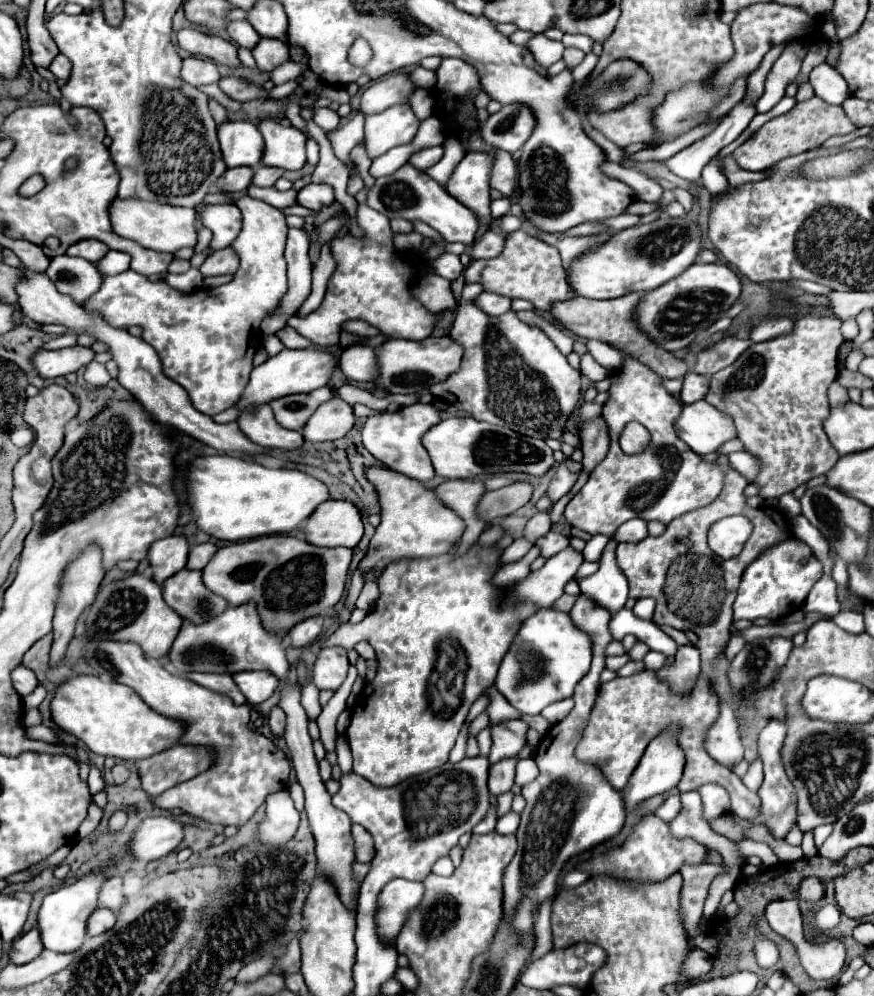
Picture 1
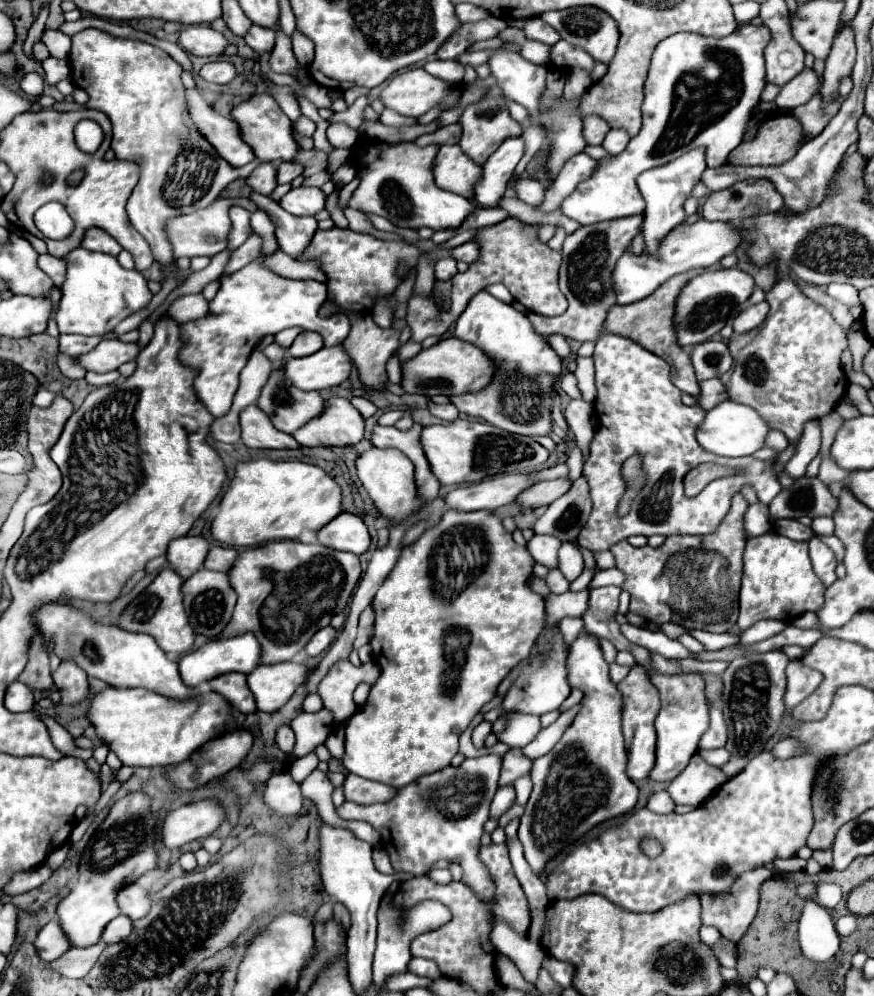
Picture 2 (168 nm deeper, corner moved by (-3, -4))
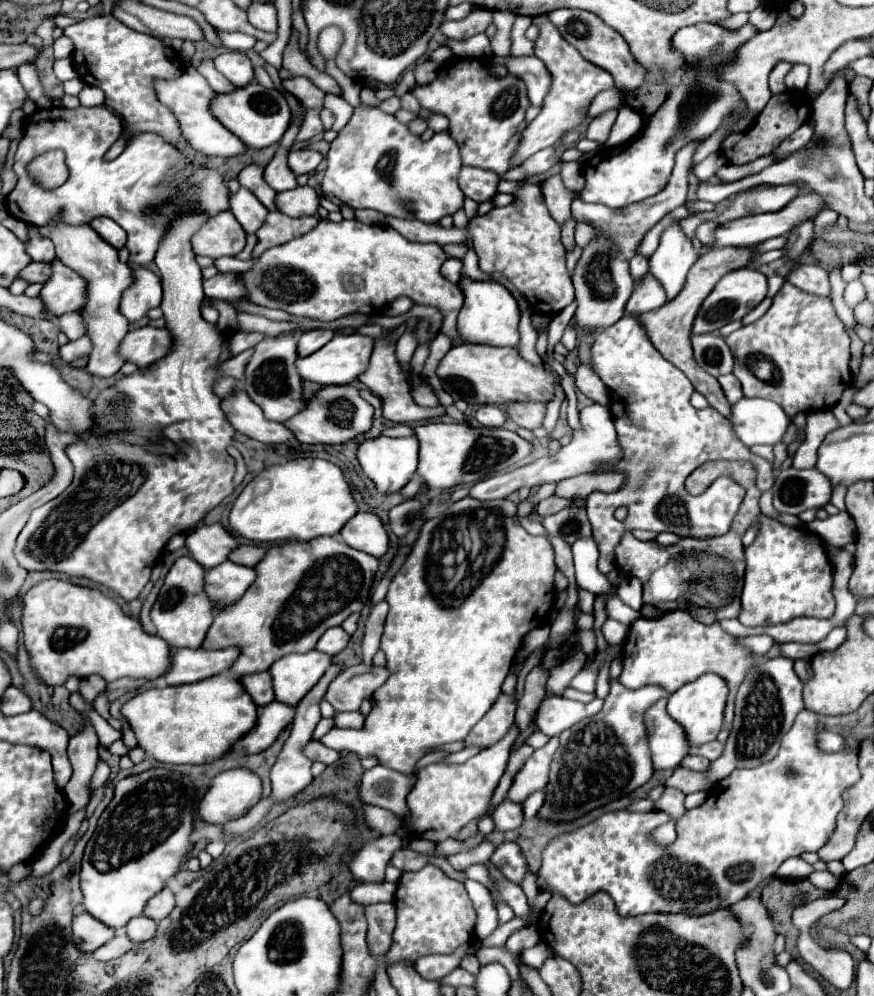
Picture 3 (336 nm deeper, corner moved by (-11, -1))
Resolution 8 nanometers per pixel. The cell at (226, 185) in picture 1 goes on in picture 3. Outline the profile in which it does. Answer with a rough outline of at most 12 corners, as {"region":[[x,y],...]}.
{"region":[[301,120],[291,124],[279,143],[275,158],[265,168],[265,182],[275,190],[297,186],[289,170],[288,152]]}

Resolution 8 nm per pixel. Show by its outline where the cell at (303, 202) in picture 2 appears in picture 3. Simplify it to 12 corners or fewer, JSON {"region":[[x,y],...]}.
{"region":[[311,186],[277,194],[277,208],[287,216],[313,216],[319,194]]}

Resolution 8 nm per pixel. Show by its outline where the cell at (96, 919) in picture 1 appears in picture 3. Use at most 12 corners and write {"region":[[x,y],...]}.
{"region":[[147,916],[127,922],[125,934],[131,942],[151,940],[157,922]]}

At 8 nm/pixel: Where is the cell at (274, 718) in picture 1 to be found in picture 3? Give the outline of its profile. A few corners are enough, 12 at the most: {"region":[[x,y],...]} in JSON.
{"region":[[317,740],[303,746],[303,754],[327,766],[339,760],[339,752]]}

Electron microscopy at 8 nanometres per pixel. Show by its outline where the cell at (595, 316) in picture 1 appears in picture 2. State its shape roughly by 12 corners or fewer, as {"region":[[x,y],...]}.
{"region":[[691,273],[649,299],[615,305],[603,331],[629,337],[671,365],[671,381],[697,397],[689,355],[675,341],[675,299]]}

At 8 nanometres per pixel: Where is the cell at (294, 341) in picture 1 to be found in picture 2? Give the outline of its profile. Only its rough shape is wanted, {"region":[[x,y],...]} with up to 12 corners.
{"region":[[303,331],[289,347],[289,357],[307,357],[323,347],[323,337]]}

